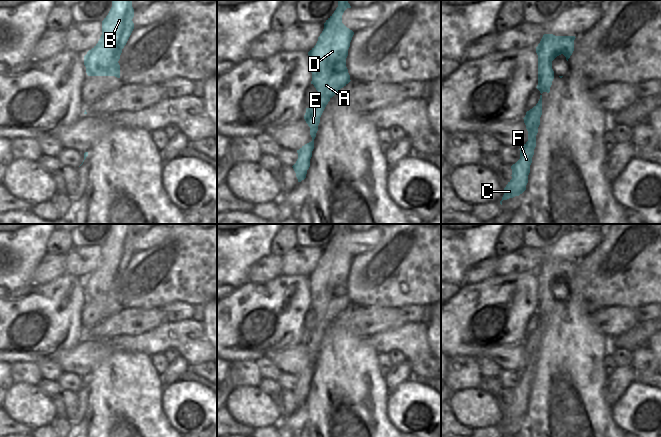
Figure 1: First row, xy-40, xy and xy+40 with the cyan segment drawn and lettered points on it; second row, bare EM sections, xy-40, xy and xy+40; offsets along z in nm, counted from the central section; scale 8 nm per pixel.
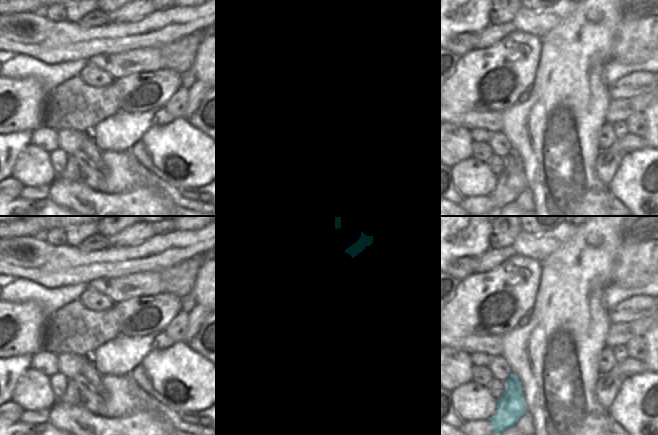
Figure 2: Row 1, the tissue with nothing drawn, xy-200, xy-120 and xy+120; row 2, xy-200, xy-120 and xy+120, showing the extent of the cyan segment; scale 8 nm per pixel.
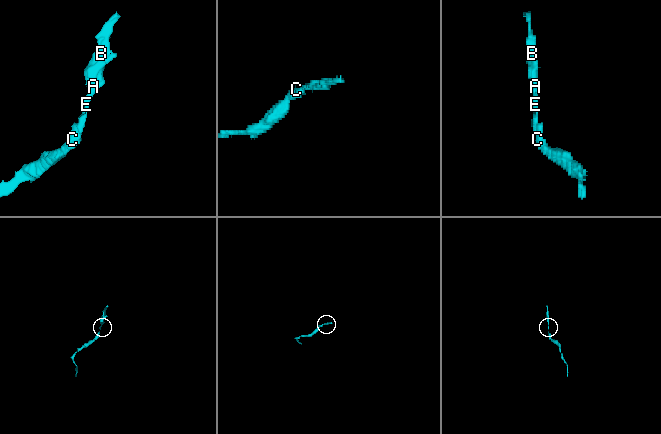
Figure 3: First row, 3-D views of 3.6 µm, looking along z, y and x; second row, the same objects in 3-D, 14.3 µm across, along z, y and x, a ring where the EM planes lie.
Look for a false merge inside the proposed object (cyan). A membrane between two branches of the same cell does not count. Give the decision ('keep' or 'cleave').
keep

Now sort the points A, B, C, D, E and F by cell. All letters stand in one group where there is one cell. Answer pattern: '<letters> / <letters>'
A B C D E F

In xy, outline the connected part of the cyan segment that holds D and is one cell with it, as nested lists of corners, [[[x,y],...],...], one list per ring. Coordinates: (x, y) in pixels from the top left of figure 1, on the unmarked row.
[[[338,224],[338,231],[326,244],[316,269],[308,276],[312,297],[311,308],[318,315],[319,322],[306,332],[304,339],[310,351],[312,365],[297,374],[298,383],[292,391],[298,406],[306,402],[320,341],[326,329],[351,305],[346,291],[346,282],[354,256],[342,247],[342,239],[347,232],[351,232],[347,224]]]

